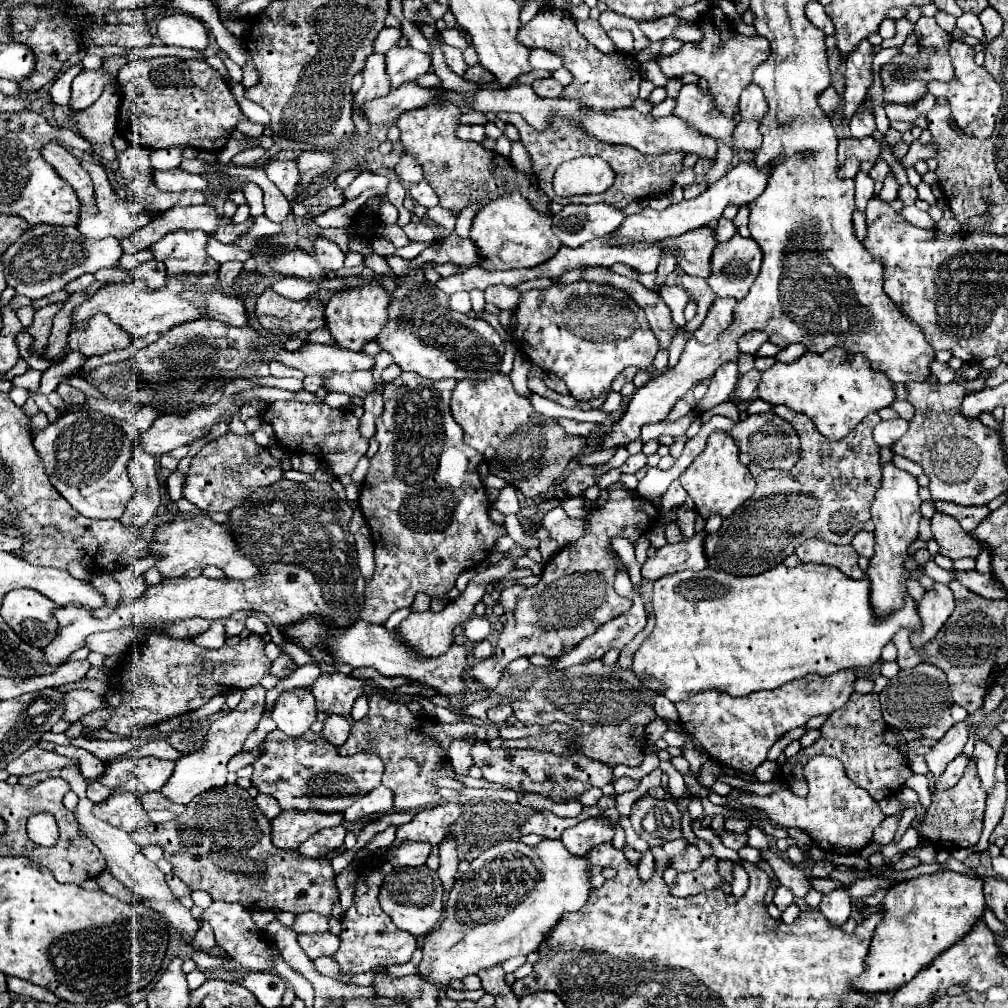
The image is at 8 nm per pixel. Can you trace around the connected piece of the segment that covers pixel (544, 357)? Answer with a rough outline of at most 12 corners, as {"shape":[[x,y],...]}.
{"shape":[[626,292],[522,294],[512,338],[582,402],[658,352]]}

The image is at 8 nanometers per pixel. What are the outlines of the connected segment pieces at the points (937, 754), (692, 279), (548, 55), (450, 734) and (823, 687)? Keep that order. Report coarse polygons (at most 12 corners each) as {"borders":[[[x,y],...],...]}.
{"borders":[[[956,722],[944,740],[926,754],[928,768],[940,776],[962,754],[970,722]],[[680,274],[682,288],[698,304],[704,320],[716,294],[704,278]],[[530,48],[528,60],[534,70],[558,70],[556,54]],[[378,694],[338,752],[372,748],[396,812],[440,804],[428,782],[452,774],[448,744],[470,722],[416,718]],[[856,672],[678,702],[712,758],[754,772],[782,734],[832,714]]]}

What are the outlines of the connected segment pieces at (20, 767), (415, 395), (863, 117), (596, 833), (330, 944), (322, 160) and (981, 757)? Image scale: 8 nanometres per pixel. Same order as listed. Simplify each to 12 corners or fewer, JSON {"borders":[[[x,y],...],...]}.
{"borders":[[[38,746],[6,766],[8,774],[24,776],[78,764]],[[454,380],[384,386],[360,490],[360,618],[442,606],[506,534],[450,414]],[[860,112],[850,118],[854,138],[864,138],[874,132],[874,116]],[[592,818],[566,828],[560,840],[584,854],[614,838],[604,820]],[[300,934],[298,942],[308,958],[332,956],[340,938]],[[306,150],[298,156],[302,182],[318,174],[330,174],[334,154]],[[984,738],[976,742],[978,776],[990,794],[996,786],[996,752]]]}

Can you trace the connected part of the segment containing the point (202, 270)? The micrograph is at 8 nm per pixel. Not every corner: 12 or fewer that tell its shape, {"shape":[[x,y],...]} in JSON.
{"shape":[[176,232],[152,244],[168,276],[216,282],[220,264],[206,254],[208,234]]}

